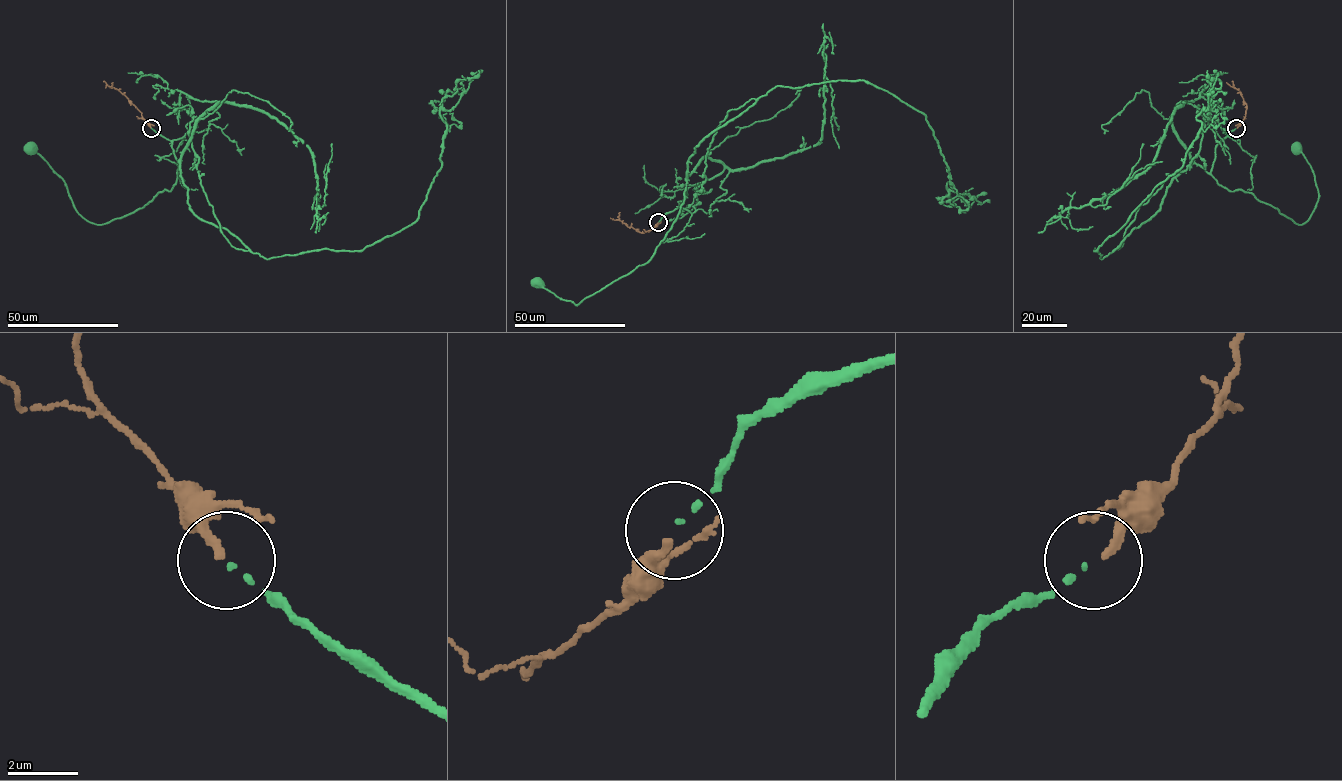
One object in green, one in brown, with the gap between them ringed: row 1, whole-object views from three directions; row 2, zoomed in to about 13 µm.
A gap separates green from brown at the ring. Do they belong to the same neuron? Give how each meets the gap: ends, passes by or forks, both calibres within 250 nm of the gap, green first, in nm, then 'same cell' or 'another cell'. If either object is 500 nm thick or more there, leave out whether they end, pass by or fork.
green ends | brown ends | 70/240 nm | same cell

